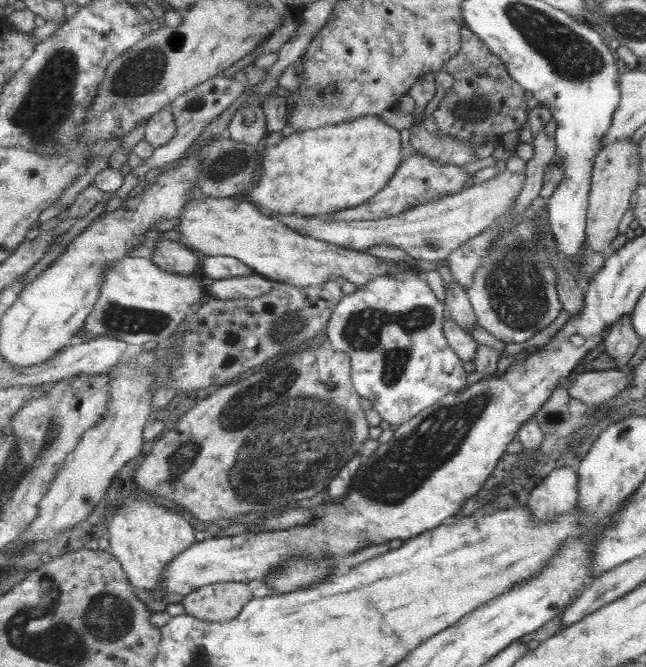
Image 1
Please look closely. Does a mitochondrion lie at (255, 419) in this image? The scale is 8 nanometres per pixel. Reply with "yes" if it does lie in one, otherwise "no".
yes

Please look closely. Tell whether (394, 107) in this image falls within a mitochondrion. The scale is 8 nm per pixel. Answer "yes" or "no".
no

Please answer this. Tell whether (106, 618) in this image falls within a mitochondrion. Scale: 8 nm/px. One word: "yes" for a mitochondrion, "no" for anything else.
yes

